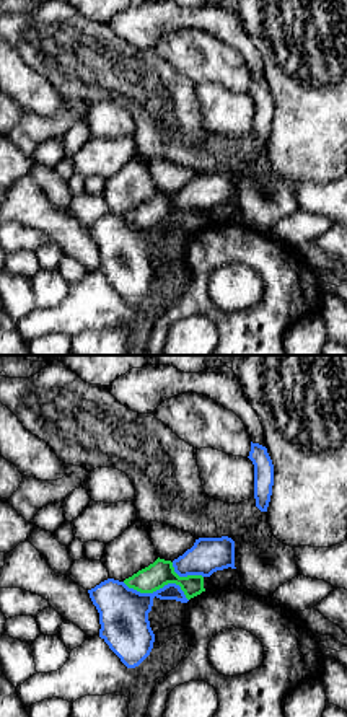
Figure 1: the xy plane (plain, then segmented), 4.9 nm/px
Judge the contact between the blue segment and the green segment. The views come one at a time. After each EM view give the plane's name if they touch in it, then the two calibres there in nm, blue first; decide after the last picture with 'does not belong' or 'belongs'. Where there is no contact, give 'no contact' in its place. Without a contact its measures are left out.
xy | 240/130 nm

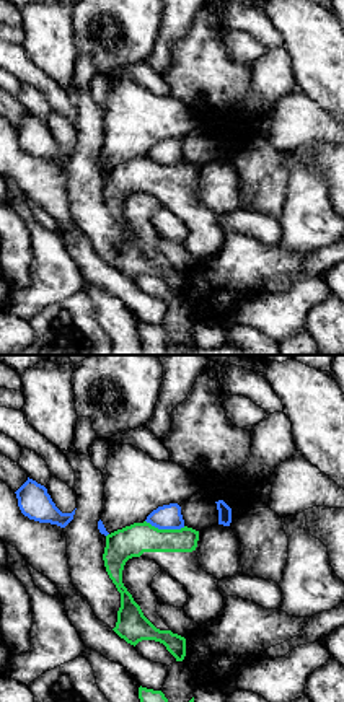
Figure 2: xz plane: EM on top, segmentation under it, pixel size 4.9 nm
xz | 130/160 nm

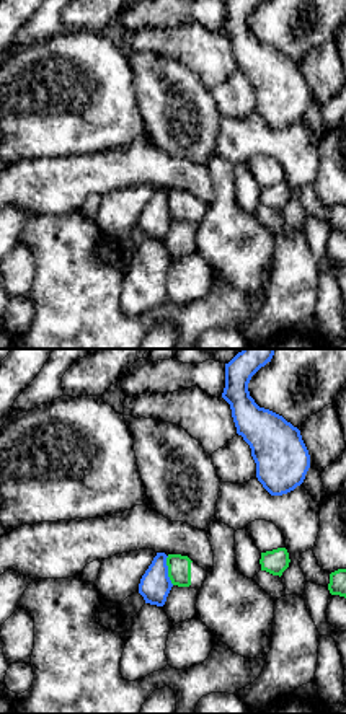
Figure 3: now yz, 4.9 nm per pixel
yz | 150/110 nm

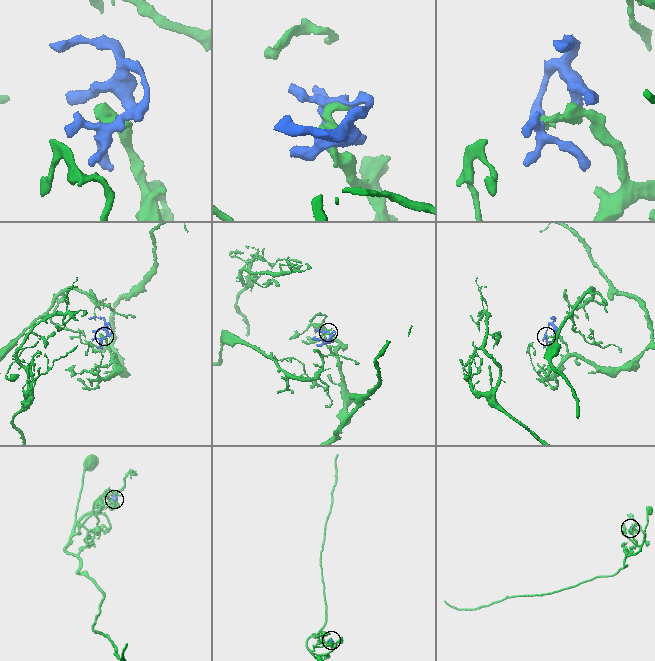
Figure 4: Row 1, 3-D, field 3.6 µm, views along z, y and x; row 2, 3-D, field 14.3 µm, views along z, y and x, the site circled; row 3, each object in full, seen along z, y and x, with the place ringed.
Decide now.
does not belong

